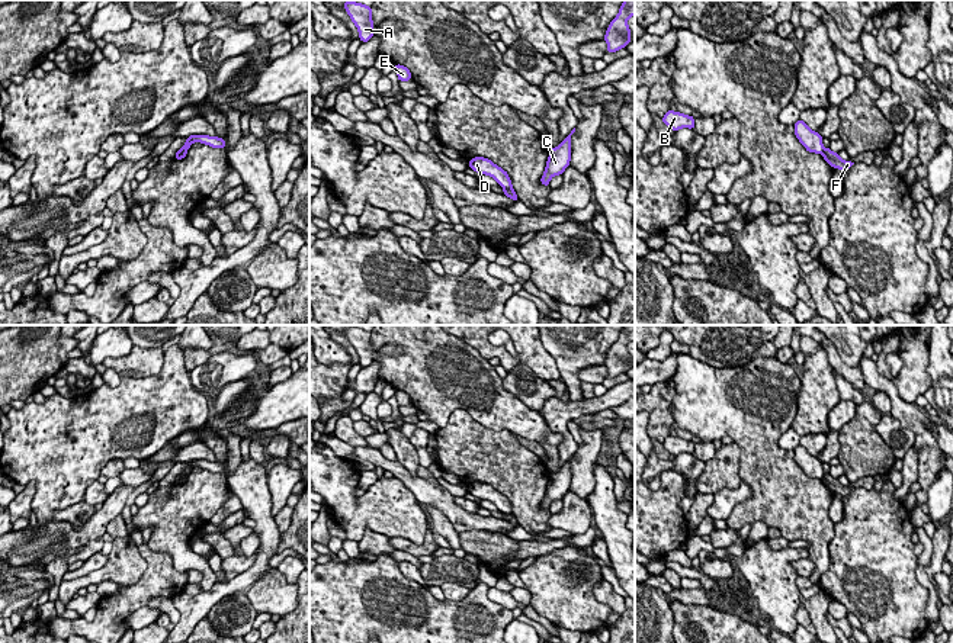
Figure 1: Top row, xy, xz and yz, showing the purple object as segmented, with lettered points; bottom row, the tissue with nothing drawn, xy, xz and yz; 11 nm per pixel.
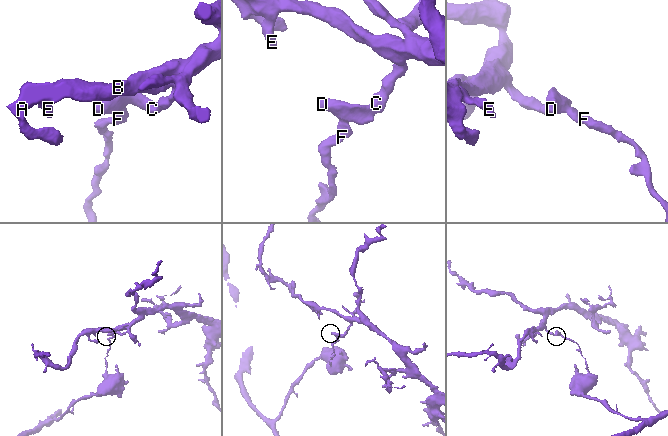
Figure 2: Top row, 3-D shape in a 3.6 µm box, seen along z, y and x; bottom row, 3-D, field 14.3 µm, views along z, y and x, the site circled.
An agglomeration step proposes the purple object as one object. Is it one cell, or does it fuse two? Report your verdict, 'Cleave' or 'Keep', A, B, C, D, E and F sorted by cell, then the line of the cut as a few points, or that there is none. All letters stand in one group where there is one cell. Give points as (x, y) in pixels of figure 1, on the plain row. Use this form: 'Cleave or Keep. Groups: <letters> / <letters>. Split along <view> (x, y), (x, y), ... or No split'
Cleave. Groups: A B C D E / F. Split along yz (824, 475), (821, 478)

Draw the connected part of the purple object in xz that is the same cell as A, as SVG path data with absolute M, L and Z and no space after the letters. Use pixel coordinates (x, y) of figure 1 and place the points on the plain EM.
M344 325L344 334L359 356L362 367L368 367L373 361L372 332L356 327Z

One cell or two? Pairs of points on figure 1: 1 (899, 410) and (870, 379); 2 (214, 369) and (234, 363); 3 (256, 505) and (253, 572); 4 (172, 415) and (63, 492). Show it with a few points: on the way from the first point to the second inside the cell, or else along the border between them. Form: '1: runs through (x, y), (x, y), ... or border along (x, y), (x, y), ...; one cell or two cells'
1: runs through (897, 401), (879, 383); one cell
2: runs through (218, 369), (230, 367); one cell
3: runs through (265, 521), (265, 552), (262, 556); one cell
4: runs through (143, 415), (128, 421), (86, 463); one cell

